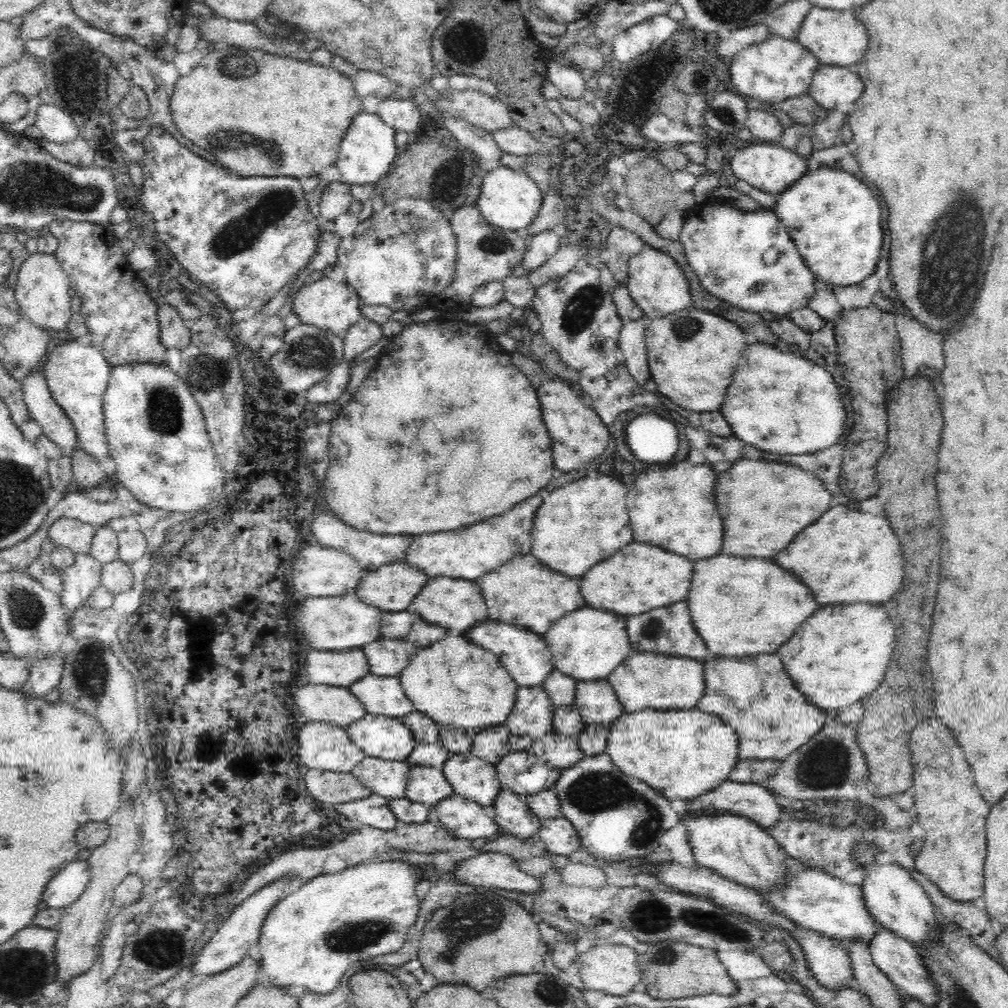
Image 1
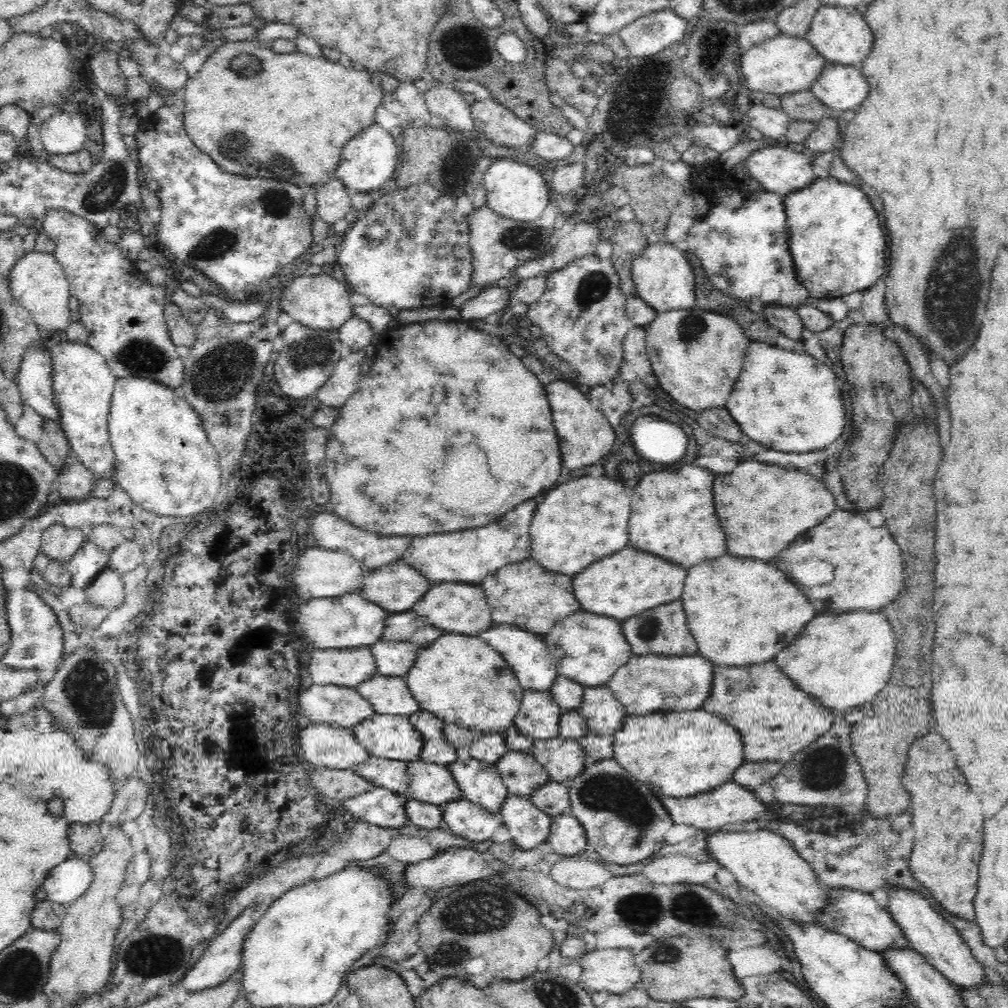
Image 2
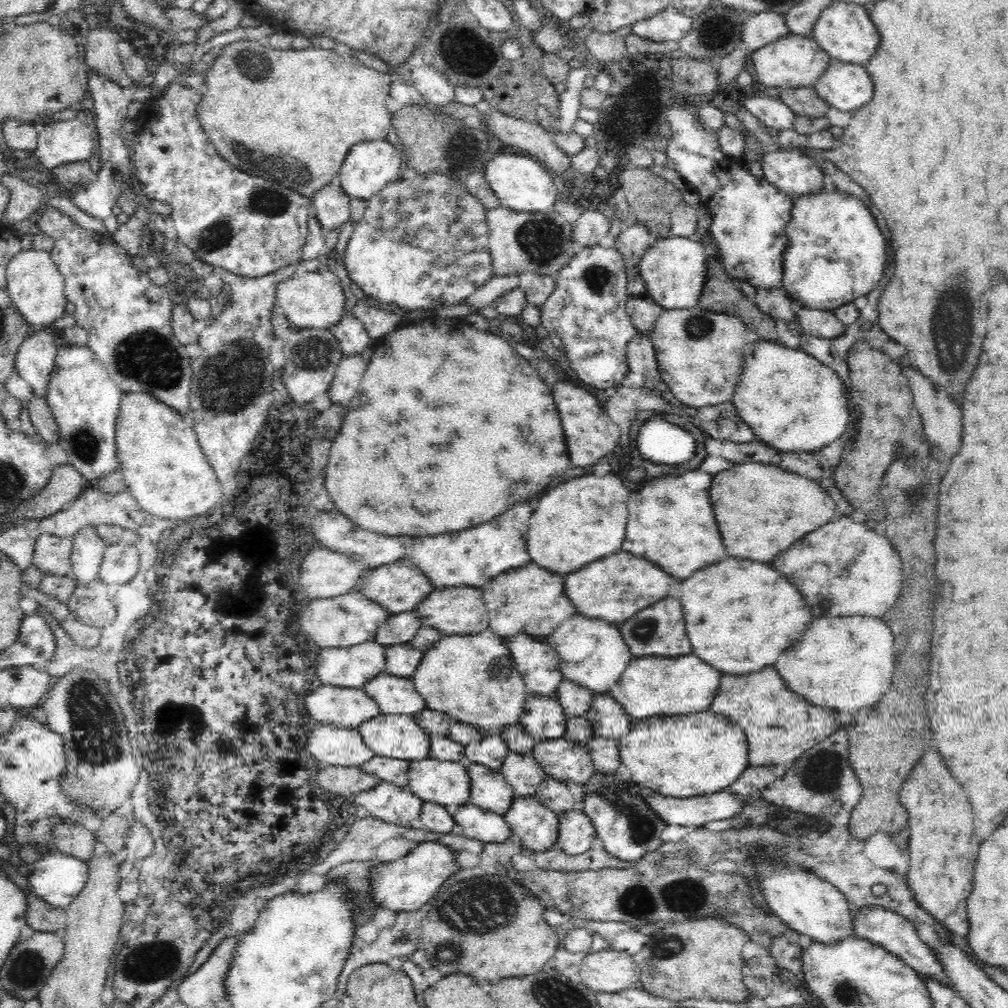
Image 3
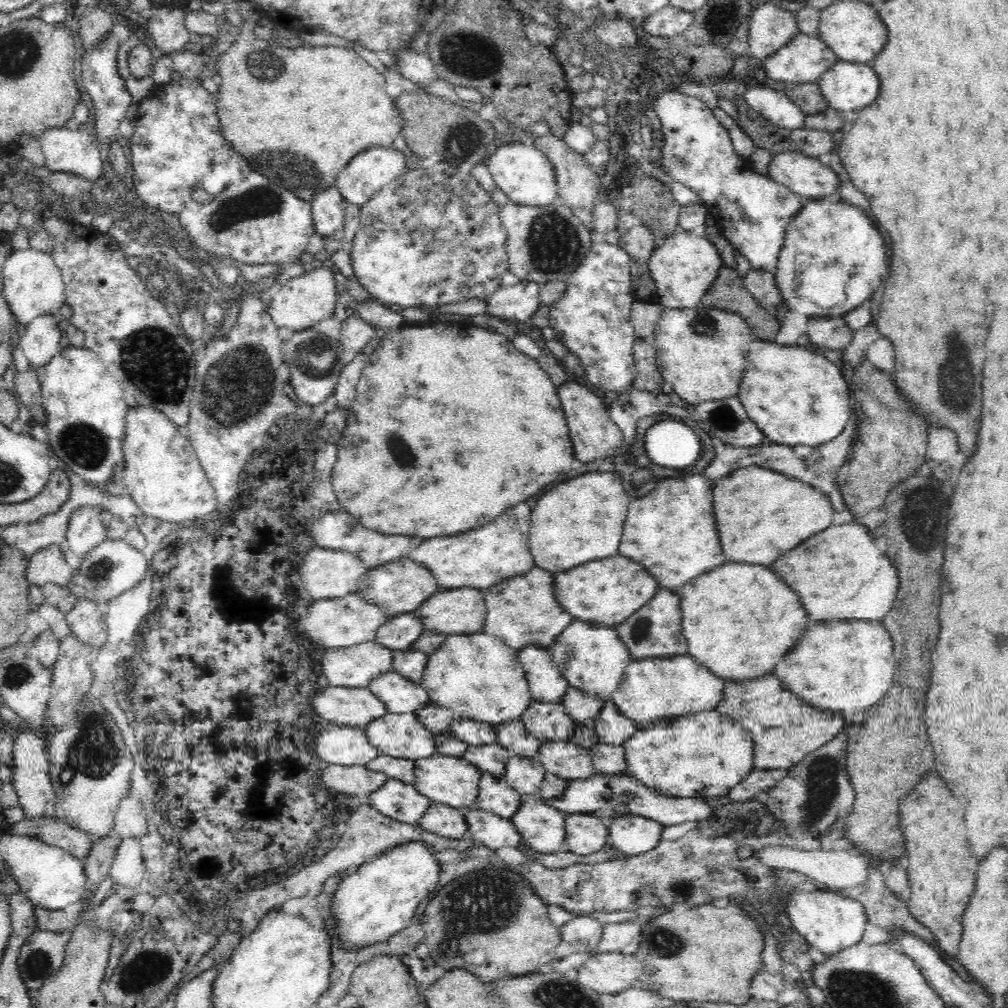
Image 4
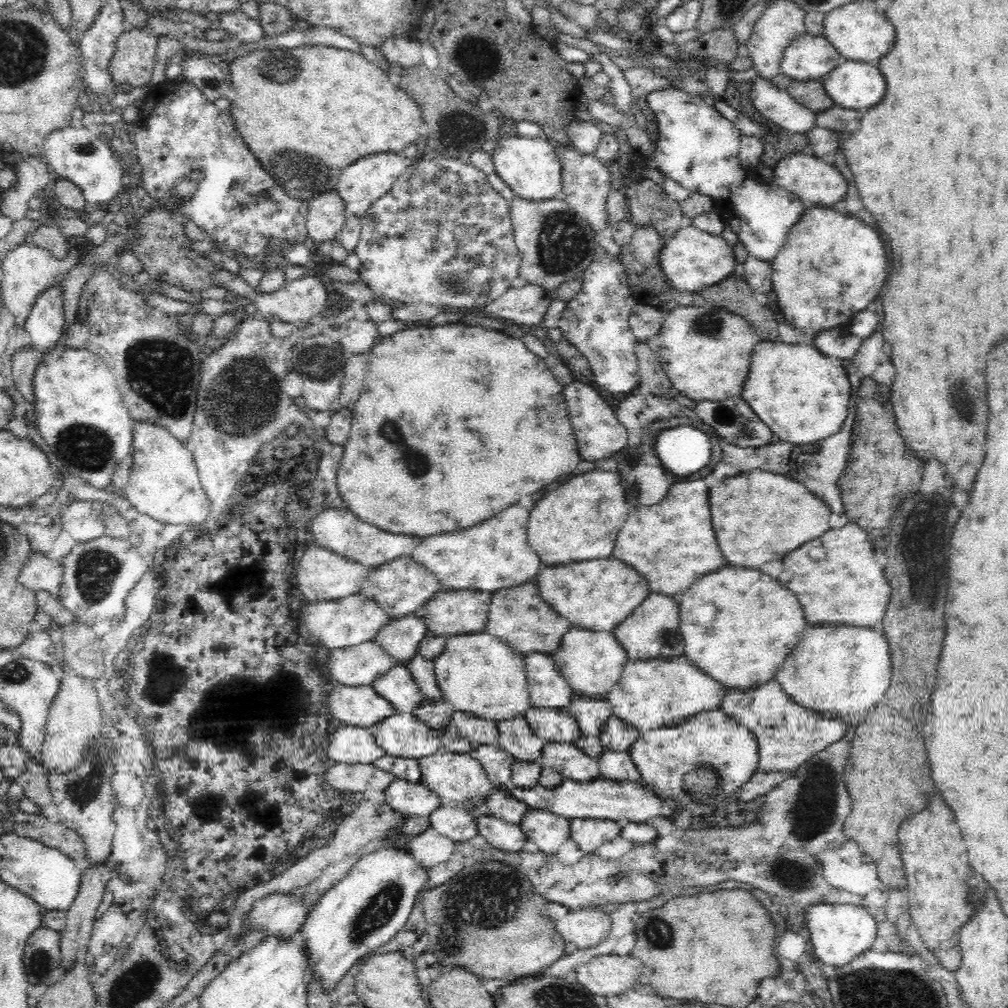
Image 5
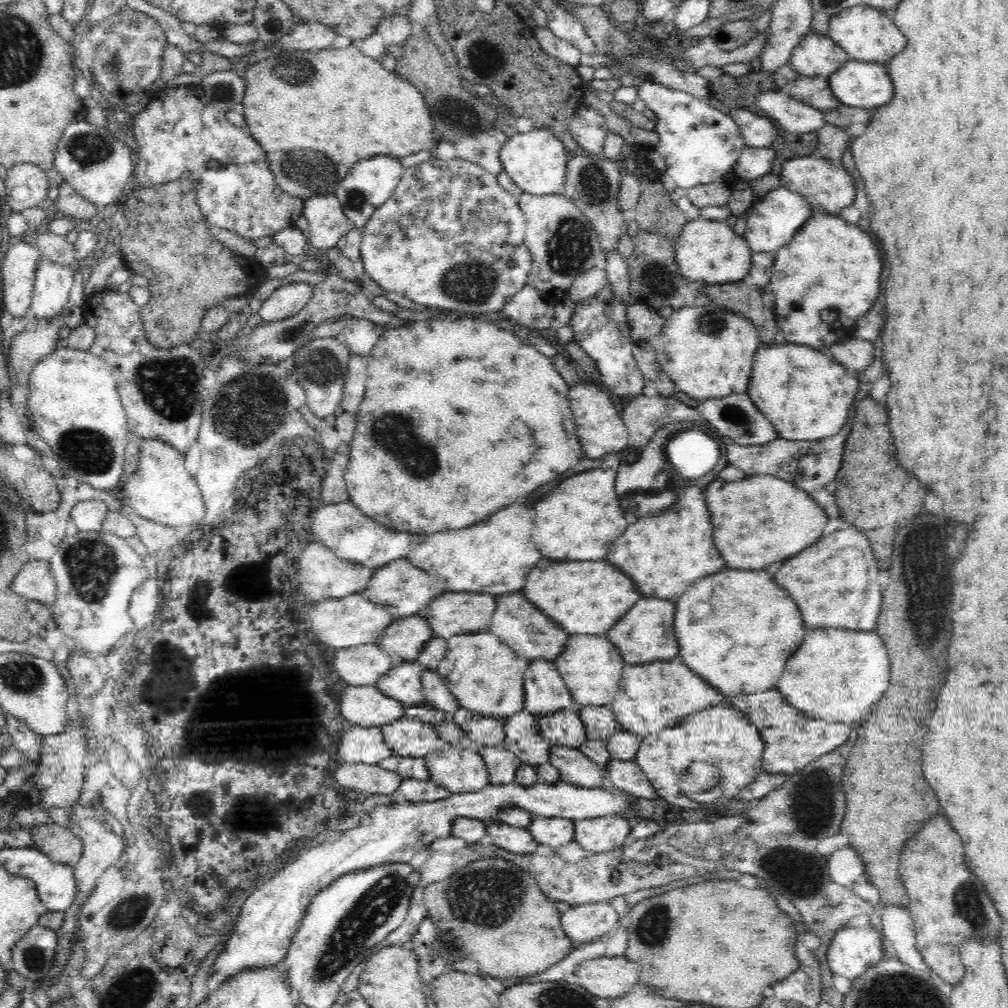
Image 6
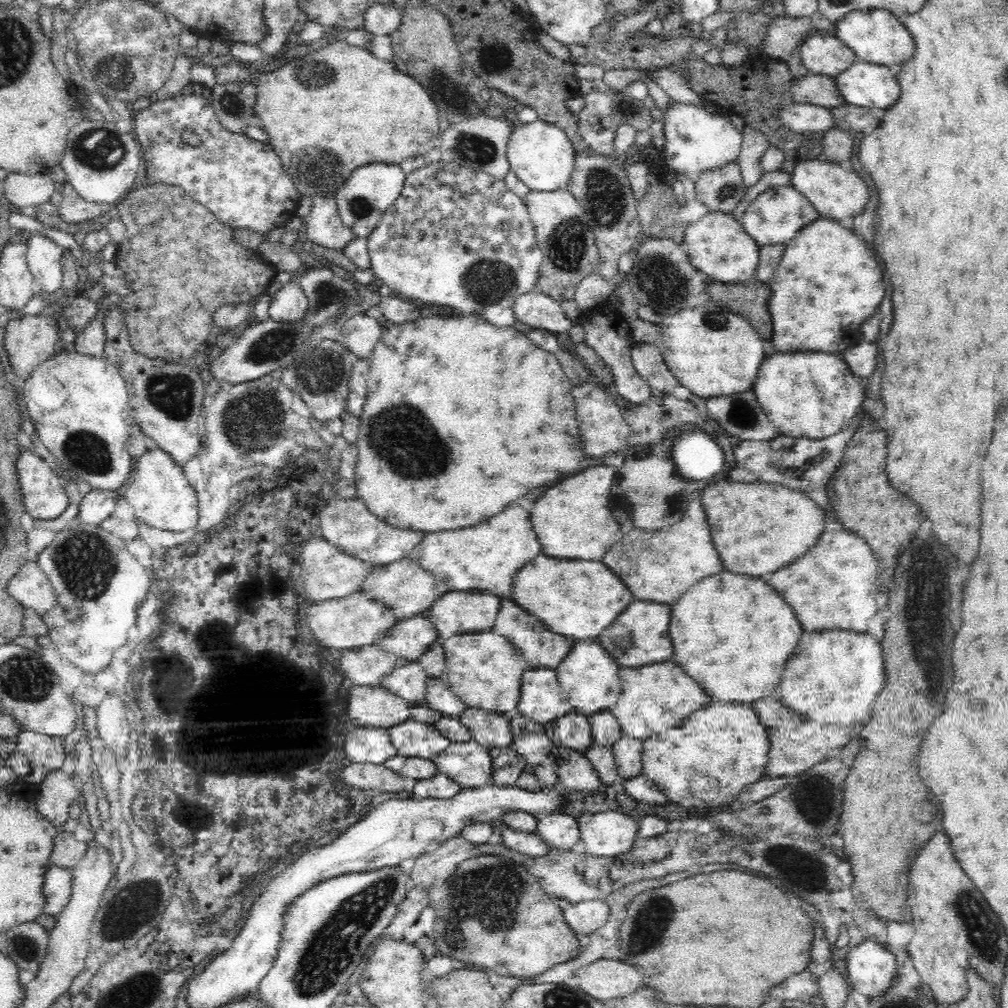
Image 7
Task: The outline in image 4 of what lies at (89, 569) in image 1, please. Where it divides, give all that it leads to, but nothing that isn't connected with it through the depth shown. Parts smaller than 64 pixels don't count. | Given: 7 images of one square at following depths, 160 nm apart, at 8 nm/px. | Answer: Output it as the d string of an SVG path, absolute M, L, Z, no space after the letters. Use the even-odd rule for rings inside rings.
M82 507L72 515L67 528L70 550L83 562L94 547L107 539L106 529L100 518L101 511L98 507Z

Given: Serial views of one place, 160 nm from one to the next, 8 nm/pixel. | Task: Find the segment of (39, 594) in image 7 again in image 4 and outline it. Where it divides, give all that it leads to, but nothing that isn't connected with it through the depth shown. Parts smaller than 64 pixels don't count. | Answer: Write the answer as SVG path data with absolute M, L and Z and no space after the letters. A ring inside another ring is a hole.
M50 544L40 548L29 558L26 570L28 583L44 586L54 583L60 587L69 587L73 580L73 570L66 562L59 544Z

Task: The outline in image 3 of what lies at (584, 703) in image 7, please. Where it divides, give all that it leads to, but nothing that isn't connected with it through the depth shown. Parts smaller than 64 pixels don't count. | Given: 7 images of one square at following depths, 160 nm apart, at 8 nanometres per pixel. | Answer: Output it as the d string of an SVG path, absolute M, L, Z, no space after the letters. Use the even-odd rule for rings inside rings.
M572 616L570 620L562 622L550 636L544 638L544 640L552 647L560 646L564 642L564 638L570 634L570 632L576 632L576 634L588 634L596 640L596 646L594 646L594 652L582 660L582 662L566 662L566 660L560 661L560 670L562 671L563 678L572 681L588 690L596 693L604 693L610 691L610 687L614 682L618 682L619 676L624 672L624 669L630 660L632 660L631 650L628 643L622 640L620 636L620 630L618 630L619 624L608 624L604 620L590 620L586 616Z

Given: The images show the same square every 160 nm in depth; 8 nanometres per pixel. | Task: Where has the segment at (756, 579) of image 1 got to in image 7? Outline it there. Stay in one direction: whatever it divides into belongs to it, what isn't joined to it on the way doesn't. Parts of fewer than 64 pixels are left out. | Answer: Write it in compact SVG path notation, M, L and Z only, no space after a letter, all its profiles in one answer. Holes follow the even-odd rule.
M720 572L688 588L688 592L674 604L669 626L669 636L674 640L675 663L686 670L686 674L692 676L708 696L740 704L756 702L778 688L784 666L802 636L798 618L778 592L774 592L766 582L750 582L750 576L738 576L732 572Z

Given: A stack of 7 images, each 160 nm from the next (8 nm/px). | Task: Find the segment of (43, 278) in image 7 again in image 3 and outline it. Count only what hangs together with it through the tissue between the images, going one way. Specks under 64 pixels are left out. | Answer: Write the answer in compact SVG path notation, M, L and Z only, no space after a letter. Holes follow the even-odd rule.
M49 329L40 331L21 344L15 358L15 369L38 397L45 398L55 366L59 347L54 342L56 338Z

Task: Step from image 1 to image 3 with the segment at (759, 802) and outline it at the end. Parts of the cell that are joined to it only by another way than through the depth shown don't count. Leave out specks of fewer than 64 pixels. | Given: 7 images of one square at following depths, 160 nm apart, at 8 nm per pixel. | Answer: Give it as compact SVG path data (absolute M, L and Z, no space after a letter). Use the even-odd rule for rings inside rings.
M631 786L636 794L652 807L652 810L667 824L680 826L704 827L714 820L728 820L742 812L745 804L740 802L736 794L730 792L714 792L706 796L689 796L686 798L670 798L662 796L654 790Z

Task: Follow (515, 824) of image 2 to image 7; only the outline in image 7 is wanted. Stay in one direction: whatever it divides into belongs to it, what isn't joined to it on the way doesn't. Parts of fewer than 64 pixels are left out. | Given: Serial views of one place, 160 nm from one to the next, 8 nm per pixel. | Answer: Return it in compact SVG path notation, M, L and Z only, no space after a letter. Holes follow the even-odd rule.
M566 812L544 815L535 831L550 848L570 851L581 840L578 821Z

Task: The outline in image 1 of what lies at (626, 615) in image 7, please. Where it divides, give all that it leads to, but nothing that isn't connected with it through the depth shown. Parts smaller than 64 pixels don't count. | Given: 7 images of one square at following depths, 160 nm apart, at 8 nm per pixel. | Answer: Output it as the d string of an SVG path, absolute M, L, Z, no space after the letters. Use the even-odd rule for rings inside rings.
M678 602L666 608L656 608L650 612L644 612L640 616L630 616L626 622L630 642L634 646L633 650L640 652L656 652L670 656L684 656L686 658L696 658L704 660L708 654L708 648L704 640L698 636L692 617L690 616L690 607L686 602Z

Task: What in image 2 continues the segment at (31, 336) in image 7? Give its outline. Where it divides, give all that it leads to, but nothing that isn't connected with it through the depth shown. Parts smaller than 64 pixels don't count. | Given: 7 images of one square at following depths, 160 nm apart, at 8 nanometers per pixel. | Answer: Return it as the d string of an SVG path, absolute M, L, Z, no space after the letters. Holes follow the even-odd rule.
M45 421L44 434L37 442L40 452L46 461L60 472L68 458L71 446L64 429L52 421Z

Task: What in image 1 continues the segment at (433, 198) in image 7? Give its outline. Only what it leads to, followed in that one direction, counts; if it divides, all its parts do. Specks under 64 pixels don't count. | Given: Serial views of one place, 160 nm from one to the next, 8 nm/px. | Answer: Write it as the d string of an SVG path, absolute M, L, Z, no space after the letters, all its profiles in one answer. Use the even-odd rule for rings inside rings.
M401 198L387 204L382 210L374 211L362 221L352 236L336 239L337 266L343 268L345 282L359 296L362 305L389 306L392 310L412 312L437 304L436 296L454 278L456 260L456 239L452 235L449 220L440 215L438 209L428 204L428 200Z

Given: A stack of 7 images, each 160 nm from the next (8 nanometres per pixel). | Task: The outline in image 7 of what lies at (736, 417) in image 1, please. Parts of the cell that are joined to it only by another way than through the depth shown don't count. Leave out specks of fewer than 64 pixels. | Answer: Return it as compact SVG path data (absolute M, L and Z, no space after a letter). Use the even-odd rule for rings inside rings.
M776 352L770 358L762 362L762 368L758 372L758 380L754 382L754 392L768 414L768 418L774 422L774 426L784 436L802 436L816 440L832 436L834 432L840 432L840 428L850 420L864 402L864 390L856 382L856 376L848 370L848 364L840 360L838 356L826 354L826 352Z

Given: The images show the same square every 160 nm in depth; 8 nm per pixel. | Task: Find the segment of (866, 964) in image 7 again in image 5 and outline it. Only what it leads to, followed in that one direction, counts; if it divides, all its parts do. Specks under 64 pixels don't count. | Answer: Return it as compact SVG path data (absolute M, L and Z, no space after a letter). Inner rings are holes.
M814 904L805 907L805 923L814 954L827 964L844 967L864 951L876 937L874 917L859 904Z

